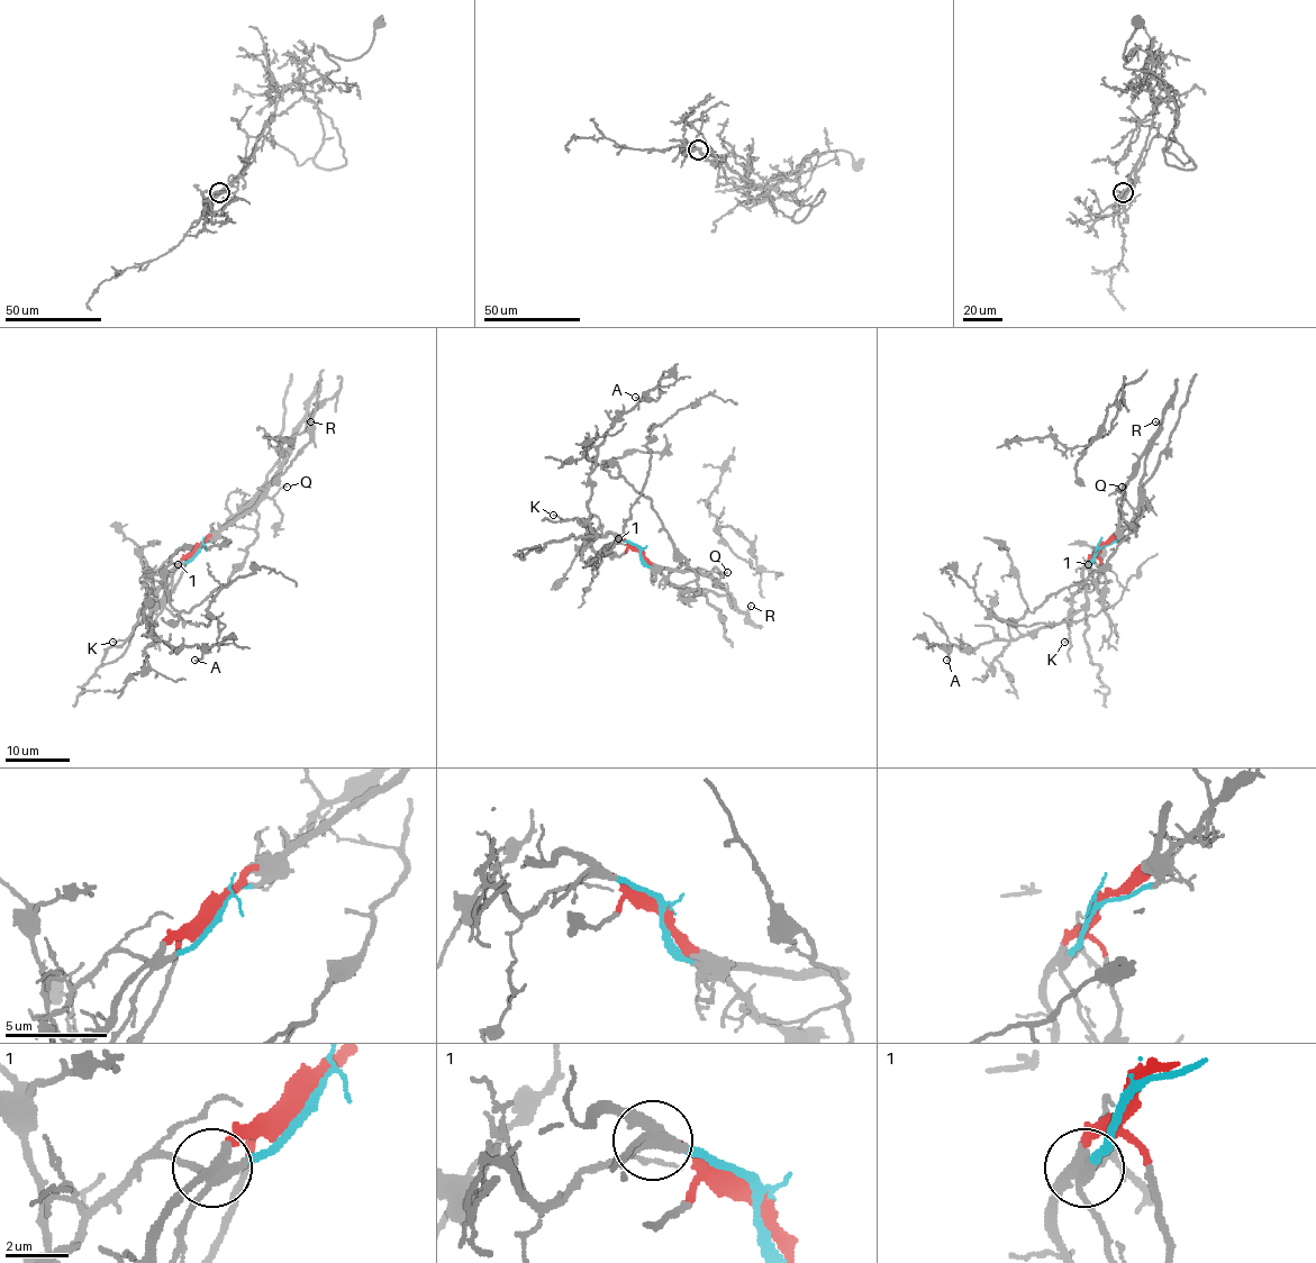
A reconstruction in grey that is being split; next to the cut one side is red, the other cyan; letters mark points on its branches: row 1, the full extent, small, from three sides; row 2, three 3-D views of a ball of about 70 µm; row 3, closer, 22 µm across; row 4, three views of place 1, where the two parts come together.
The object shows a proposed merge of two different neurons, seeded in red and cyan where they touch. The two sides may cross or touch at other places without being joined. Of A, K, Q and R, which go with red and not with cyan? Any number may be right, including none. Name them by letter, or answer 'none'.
A, Q, R

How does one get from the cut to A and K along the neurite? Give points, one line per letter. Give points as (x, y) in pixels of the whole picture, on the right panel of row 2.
A: (1098, 547), (1082, 572), (1086, 602), (1059, 624), (1016, 639), (996, 639), (974, 647), (953, 644), (947, 661)
K: (1098, 547), (1090, 564), (1094, 562), (1101, 572), (1072, 596), (1070, 639), (1064, 641)

